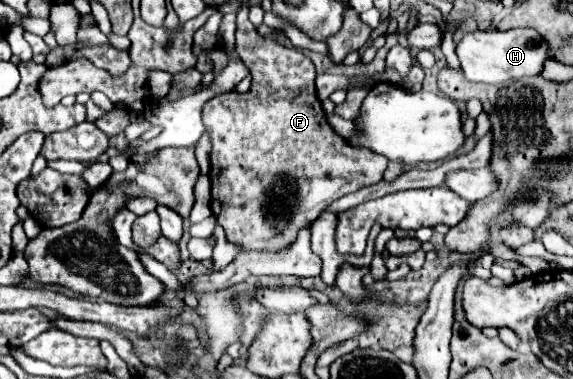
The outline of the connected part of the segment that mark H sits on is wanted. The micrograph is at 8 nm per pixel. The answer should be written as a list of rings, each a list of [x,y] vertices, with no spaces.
[[[534,29],[512,31],[472,31],[466,33],[456,45],[460,67],[468,81],[500,85],[510,79],[534,77],[542,71],[546,57],[546,41]]]

